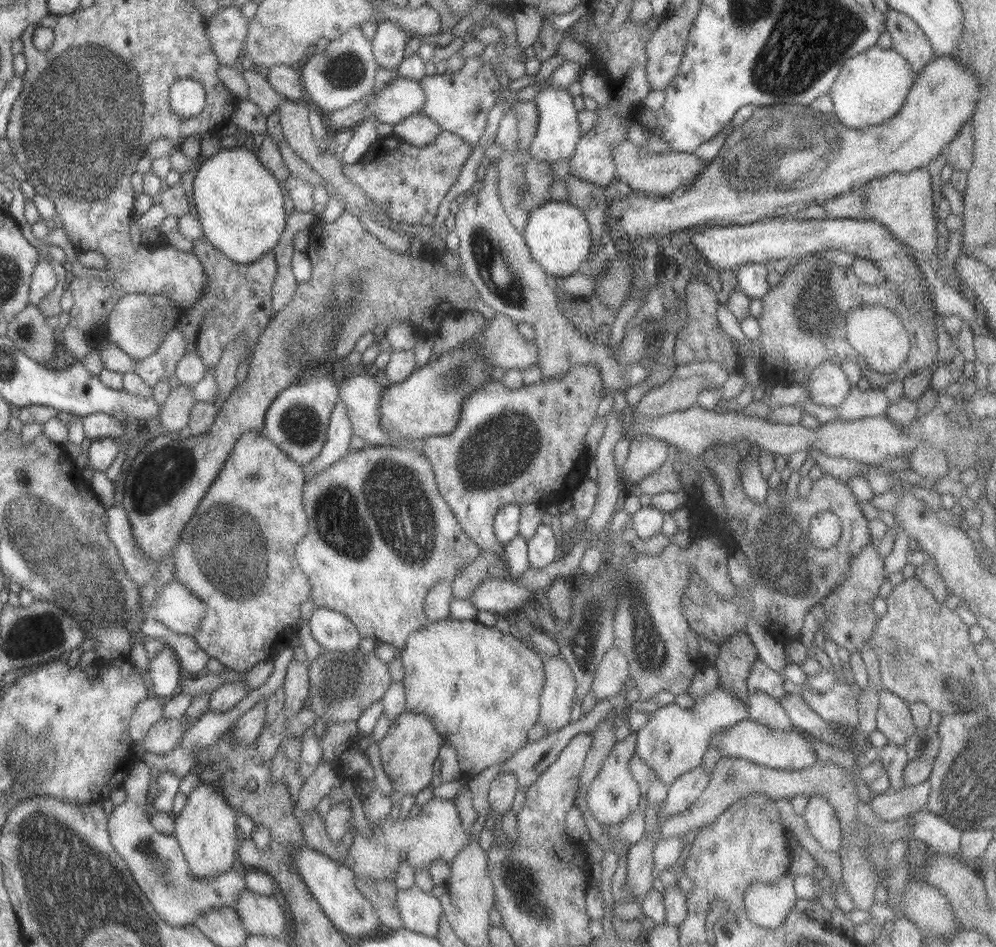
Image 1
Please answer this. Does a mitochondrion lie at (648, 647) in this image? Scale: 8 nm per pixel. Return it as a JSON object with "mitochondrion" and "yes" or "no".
{"mitochondrion":"yes"}

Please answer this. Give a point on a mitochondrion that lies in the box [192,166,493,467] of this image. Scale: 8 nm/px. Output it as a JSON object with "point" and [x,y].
{"point":[327,330]}

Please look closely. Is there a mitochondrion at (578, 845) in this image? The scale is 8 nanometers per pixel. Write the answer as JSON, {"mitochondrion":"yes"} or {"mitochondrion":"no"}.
{"mitochondrion":"no"}

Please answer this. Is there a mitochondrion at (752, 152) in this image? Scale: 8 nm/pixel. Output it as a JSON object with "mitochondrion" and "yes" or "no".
{"mitochondrion":"yes"}

